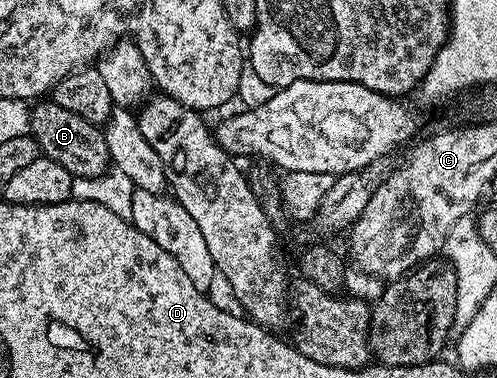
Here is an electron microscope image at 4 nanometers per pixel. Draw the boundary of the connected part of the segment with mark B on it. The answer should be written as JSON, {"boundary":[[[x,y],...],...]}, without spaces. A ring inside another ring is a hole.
{"boundary":[[[46,98],[29,109],[29,135],[38,146],[43,157],[70,172],[71,177],[101,176],[107,171],[108,157],[103,133],[85,117],[72,110],[66,110],[52,99]],[[43,103],[43,104],[42,104]],[[35,107],[35,108],[34,108]]]}

